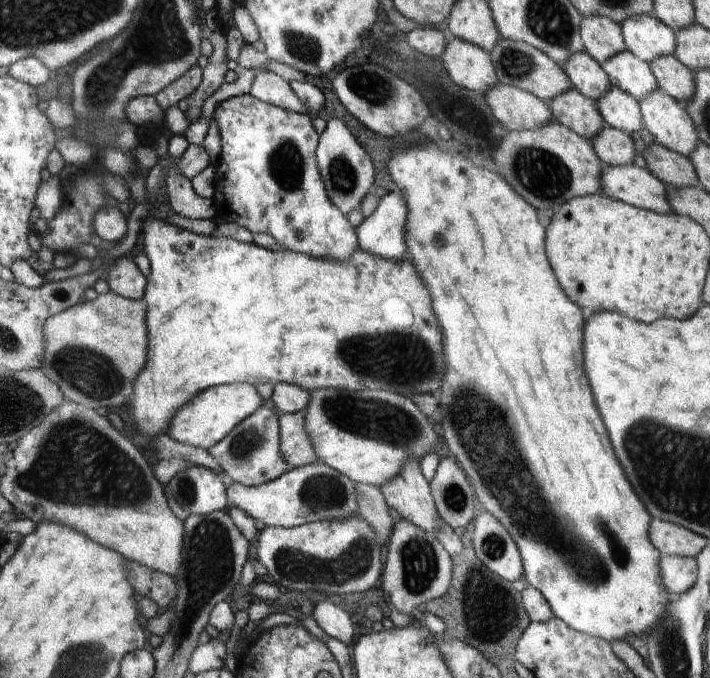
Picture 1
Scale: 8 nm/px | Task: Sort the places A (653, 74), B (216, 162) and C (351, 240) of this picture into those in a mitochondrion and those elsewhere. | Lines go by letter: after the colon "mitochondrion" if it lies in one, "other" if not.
A: other
B: other
C: other

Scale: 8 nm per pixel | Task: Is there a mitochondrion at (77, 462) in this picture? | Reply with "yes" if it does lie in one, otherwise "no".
yes

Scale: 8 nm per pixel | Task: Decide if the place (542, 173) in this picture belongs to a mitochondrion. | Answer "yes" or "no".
yes

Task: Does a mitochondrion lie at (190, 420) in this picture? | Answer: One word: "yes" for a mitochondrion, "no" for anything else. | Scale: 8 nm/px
no

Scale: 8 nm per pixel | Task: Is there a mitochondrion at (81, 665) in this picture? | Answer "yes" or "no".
yes

